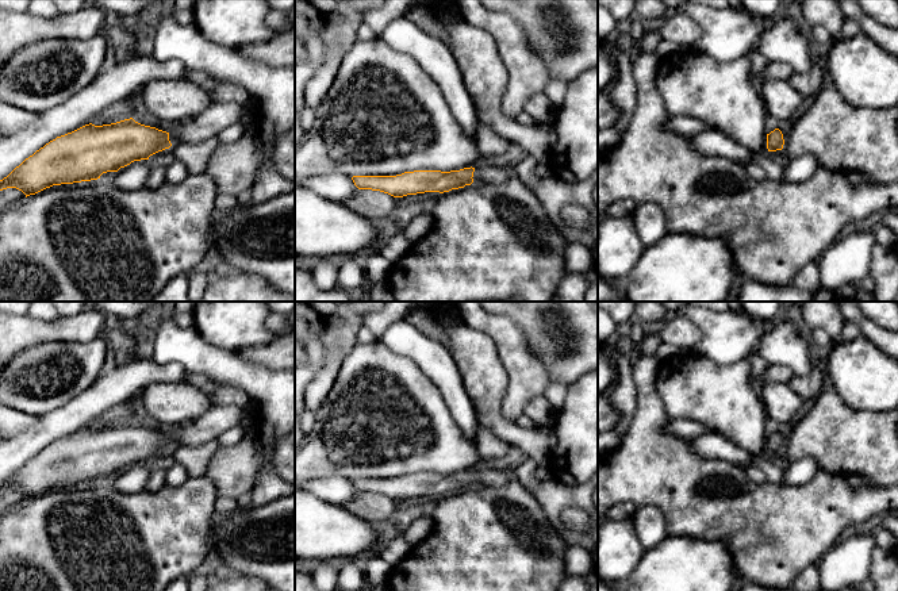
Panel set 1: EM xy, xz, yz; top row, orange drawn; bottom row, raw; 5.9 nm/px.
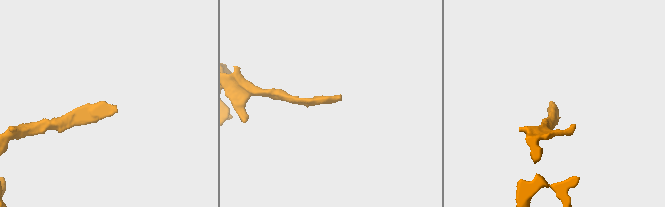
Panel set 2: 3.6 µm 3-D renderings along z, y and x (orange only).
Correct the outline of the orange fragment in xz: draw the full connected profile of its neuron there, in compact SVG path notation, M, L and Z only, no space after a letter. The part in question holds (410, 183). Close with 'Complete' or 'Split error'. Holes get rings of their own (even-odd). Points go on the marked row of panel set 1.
M488 165L450 172L414 170L396 176L353 176L352 180L358 189L380 191L394 197L403 197L425 192L444 193L471 184L503 184L507 177L507 168Z. Split error

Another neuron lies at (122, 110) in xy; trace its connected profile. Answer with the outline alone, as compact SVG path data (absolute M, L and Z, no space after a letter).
M138 95L120 100L92 119L92 124L103 126L130 119L134 115L135 107L139 103Z

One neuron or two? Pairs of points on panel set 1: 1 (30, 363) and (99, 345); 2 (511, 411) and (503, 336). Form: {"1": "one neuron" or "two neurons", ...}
{"1": "one neuron", "2": "one neuron"}

